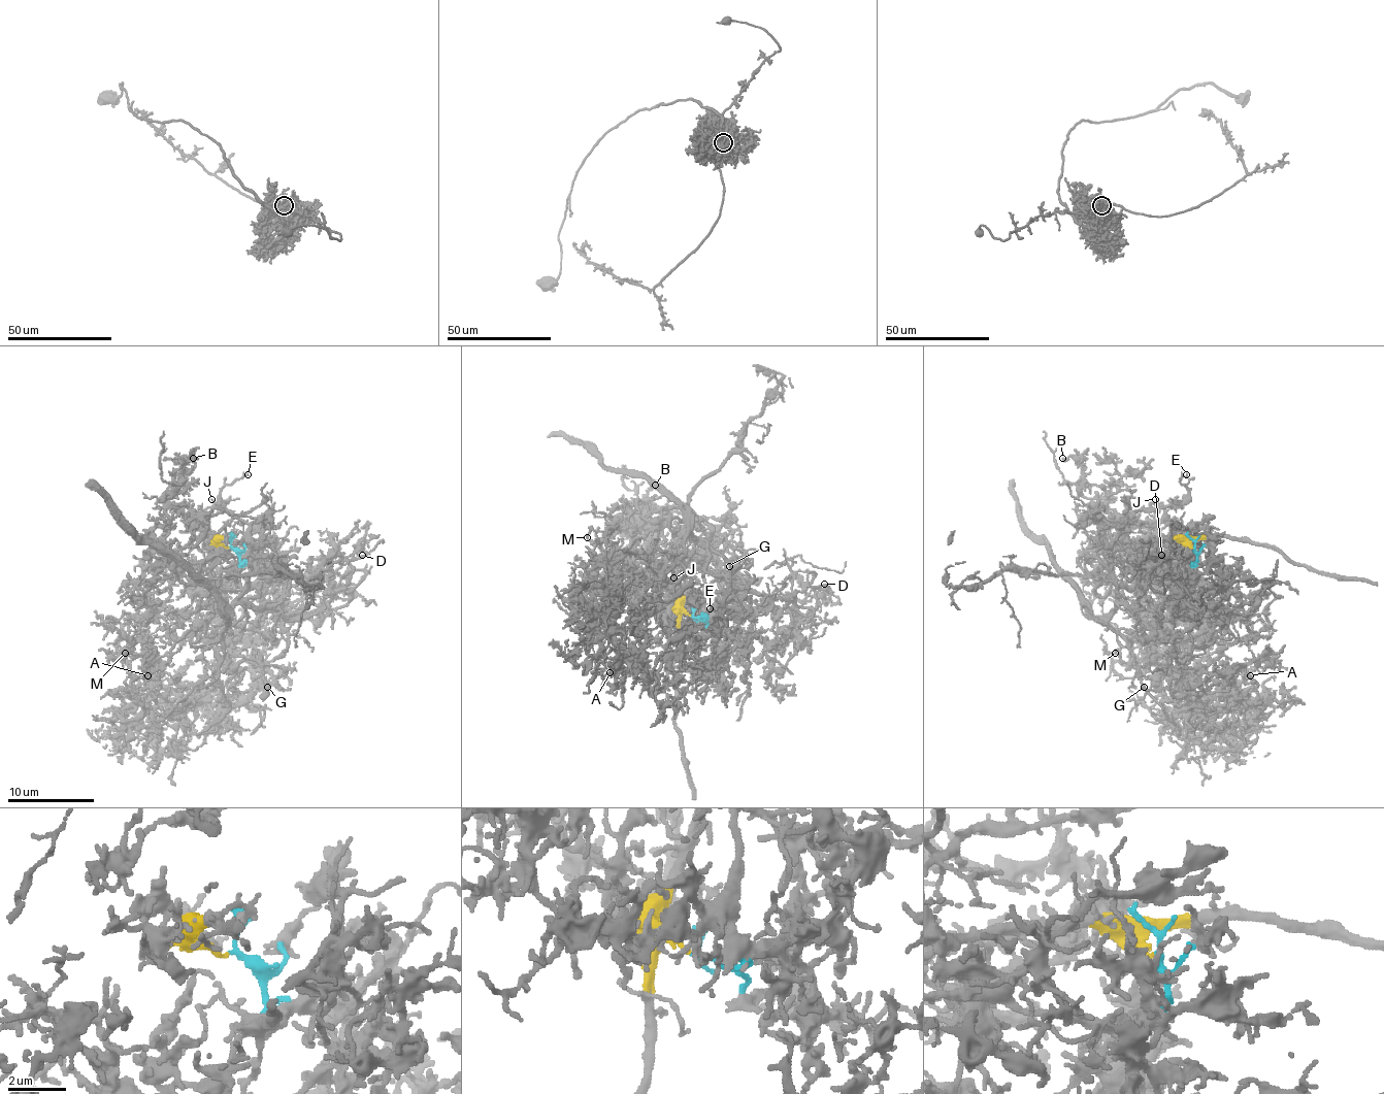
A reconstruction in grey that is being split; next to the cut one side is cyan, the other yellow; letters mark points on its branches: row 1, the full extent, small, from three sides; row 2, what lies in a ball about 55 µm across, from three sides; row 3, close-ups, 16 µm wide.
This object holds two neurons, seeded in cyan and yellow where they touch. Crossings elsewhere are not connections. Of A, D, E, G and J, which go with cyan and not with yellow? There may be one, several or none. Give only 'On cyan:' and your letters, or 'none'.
On cyan: A, D, G

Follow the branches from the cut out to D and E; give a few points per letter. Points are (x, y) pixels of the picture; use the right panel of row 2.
D: (1193, 546), (1195, 560), (1187, 568), (1181, 597), (1193, 609), (1185, 609), (1167, 586), (1170, 564), (1161, 556)
E: (1193, 546), (1124, 534), (1124, 523), (1140, 510), (1172, 506), (1187, 493), (1181, 483), (1187, 473)

